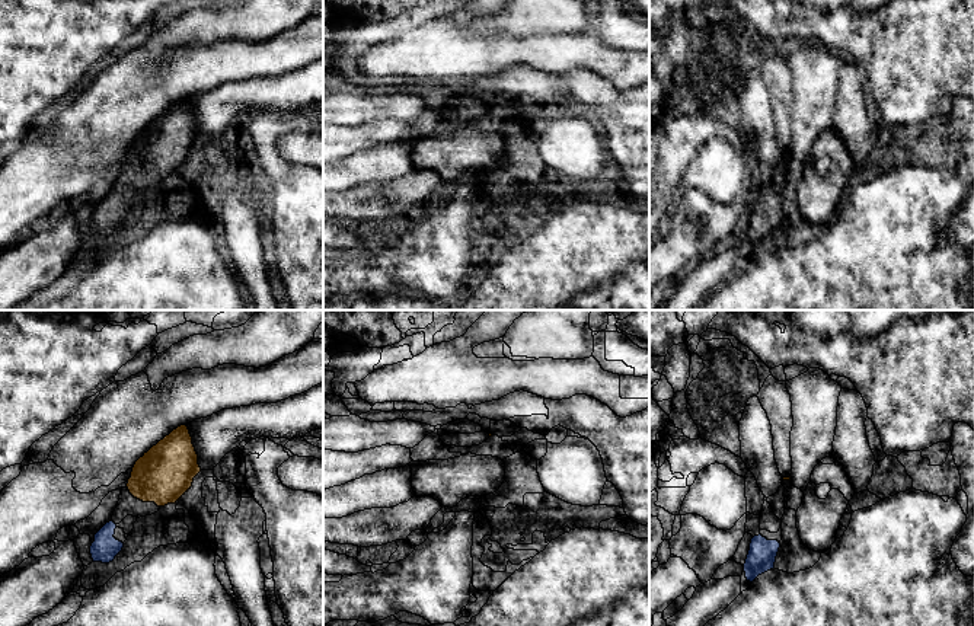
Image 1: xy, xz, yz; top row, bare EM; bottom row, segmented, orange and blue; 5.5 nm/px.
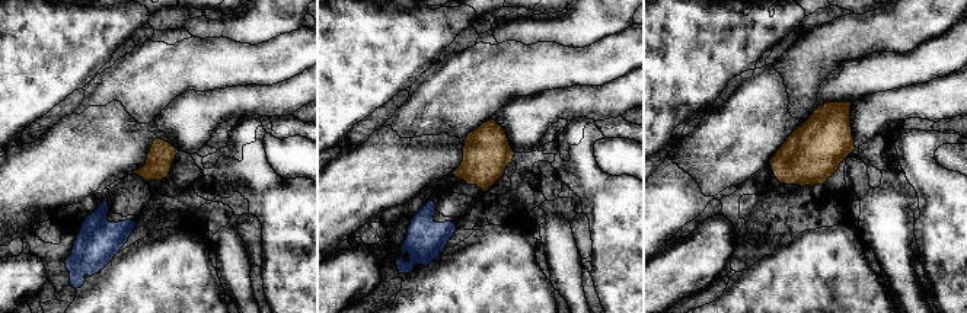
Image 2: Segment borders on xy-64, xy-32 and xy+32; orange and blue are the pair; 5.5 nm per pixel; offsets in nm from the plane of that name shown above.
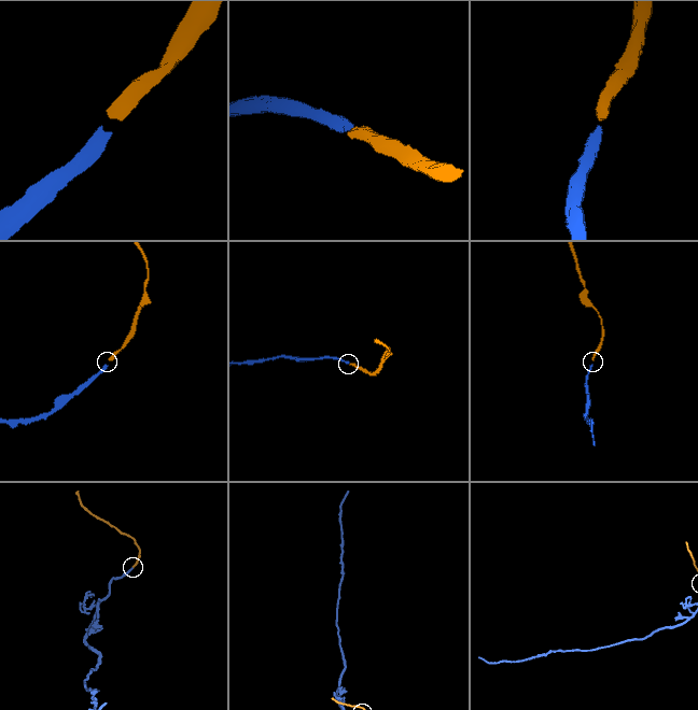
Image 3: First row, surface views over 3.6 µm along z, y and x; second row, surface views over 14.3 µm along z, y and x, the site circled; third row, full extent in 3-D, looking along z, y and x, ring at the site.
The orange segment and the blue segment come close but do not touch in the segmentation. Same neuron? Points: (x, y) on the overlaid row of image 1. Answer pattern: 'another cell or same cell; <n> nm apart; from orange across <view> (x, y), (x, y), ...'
same cell; 180 nm apart; from orange across xy (134, 497), (112, 521)

